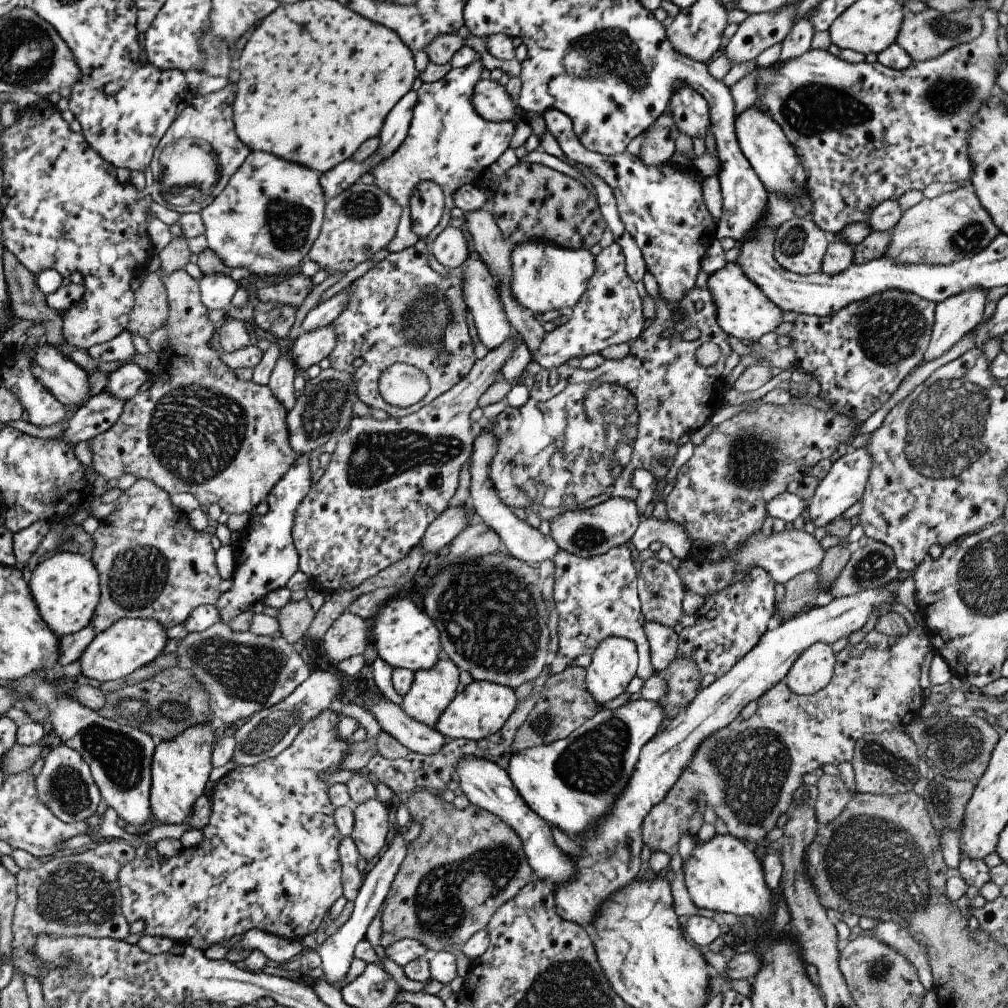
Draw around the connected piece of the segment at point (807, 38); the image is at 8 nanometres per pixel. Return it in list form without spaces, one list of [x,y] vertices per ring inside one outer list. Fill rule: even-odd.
[[[812,9],[794,24],[787,38],[784,38],[782,42],[782,54],[780,54],[780,58],[778,58],[778,61],[775,63],[775,66],[778,66],[778,68],[780,68],[784,62],[796,60],[796,58],[800,58],[804,52],[811,50],[811,41],[815,32],[814,24],[810,22],[810,14],[812,14]]]

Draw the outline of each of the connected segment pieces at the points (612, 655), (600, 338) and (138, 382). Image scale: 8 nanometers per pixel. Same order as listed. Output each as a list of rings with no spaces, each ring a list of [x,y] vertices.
[[[621,637],[606,638],[594,650],[592,662],[587,668],[586,685],[590,696],[596,700],[601,709],[627,691],[630,682],[636,677],[638,669],[638,652],[636,644],[632,640]]]
[[[617,243],[604,248],[595,257],[594,275],[588,282],[588,288],[584,292],[583,298],[580,298],[580,302],[574,306],[572,316],[569,317],[568,322],[563,326],[558,326],[552,332],[546,332],[542,342],[540,342],[540,346],[531,355],[531,361],[538,363],[542,367],[542,373],[549,372],[552,368],[558,369],[572,358],[582,359],[590,354],[600,354],[608,346],[621,343],[630,344],[640,337],[647,323],[644,319],[642,300],[638,294],[636,283],[626,274],[624,260],[622,248]]]
[[[124,363],[117,370],[110,373],[108,394],[118,400],[131,400],[138,395],[139,388],[148,382],[150,372],[142,369],[138,364]]]

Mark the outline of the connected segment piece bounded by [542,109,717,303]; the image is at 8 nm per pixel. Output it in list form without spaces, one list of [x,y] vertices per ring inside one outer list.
[[[552,109],[544,112],[542,116],[546,121],[548,132],[556,138],[562,152],[569,159],[578,164],[588,167],[588,170],[599,178],[602,178],[610,188],[617,201],[618,214],[626,232],[634,238],[638,248],[642,252],[646,272],[658,282],[660,298],[666,302],[680,302],[688,290],[695,288],[697,276],[700,272],[700,260],[708,246],[712,246],[716,237],[717,221],[706,208],[703,199],[702,182],[703,178],[695,168],[677,168],[669,162],[657,165],[646,165],[640,156],[634,156],[630,152],[622,152],[616,155],[602,155],[587,150],[576,137],[573,130],[572,120],[560,112]]]

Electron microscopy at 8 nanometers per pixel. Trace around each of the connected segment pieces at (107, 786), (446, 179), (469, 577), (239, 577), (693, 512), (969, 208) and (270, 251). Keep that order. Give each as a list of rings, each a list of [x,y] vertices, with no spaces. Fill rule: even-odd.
[[[45,672],[28,674],[19,681],[11,682],[9,687],[16,694],[16,707],[28,714],[29,720],[33,722],[46,722],[52,724],[54,732],[62,738],[64,744],[70,744],[78,752],[84,761],[90,766],[92,779],[98,786],[101,798],[106,801],[108,807],[112,807],[118,814],[118,818],[126,825],[140,827],[152,820],[150,807],[150,792],[152,788],[152,760],[155,752],[155,744],[152,738],[132,726],[120,725],[114,720],[102,717],[99,712],[82,706],[58,692],[54,681],[46,678]]]
[[[478,58],[466,68],[452,68],[444,78],[437,82],[423,83],[417,91],[417,104],[406,138],[402,140],[396,152],[380,160],[374,168],[370,168],[375,185],[394,198],[402,208],[396,235],[387,246],[390,253],[412,247],[418,240],[418,236],[412,232],[410,199],[420,182],[434,182],[440,186],[446,200],[440,226],[436,226],[424,239],[425,243],[430,246],[436,236],[442,232],[442,228],[449,226],[452,218],[451,210],[455,206],[456,190],[464,184],[480,185],[490,165],[510,147],[515,133],[526,130],[525,124],[515,120],[492,123],[484,120],[476,112],[476,108],[472,106],[472,94],[474,94],[474,86],[482,80],[483,69],[482,60]]]
[[[496,553],[488,554],[484,558],[477,558],[476,560],[460,560],[456,564],[450,564],[446,568],[442,568],[436,571],[436,574],[432,577],[432,582],[426,590],[426,596],[424,596],[424,610],[428,614],[428,617],[436,624],[438,632],[440,632],[440,644],[444,648],[444,653],[448,654],[448,659],[456,664],[456,667],[460,671],[469,672],[474,678],[474,681],[487,681],[498,685],[508,686],[512,689],[517,689],[524,682],[535,681],[540,673],[549,664],[547,658],[550,655],[548,651],[548,644],[550,644],[550,632],[548,630],[549,616],[548,610],[546,610],[546,604],[544,604],[544,598],[542,598],[542,592],[540,586],[538,586],[539,572],[532,568],[530,563],[526,561],[520,561],[512,556],[506,556],[506,554]]]
[[[302,455],[268,494],[266,515],[253,514],[246,530],[238,532],[240,538],[233,546],[237,557],[231,577],[232,588],[224,592],[215,605],[218,606],[224,623],[230,622],[242,612],[249,611],[250,606],[261,602],[266,594],[287,587],[288,580],[299,571],[299,558],[292,539],[292,528],[296,510],[308,496],[312,486],[309,456]]]
[[[800,399],[784,406],[761,403],[741,411],[714,426],[702,444],[696,446],[694,456],[680,468],[675,489],[665,498],[668,520],[684,526],[690,542],[701,540],[706,543],[706,550],[722,544],[726,548],[723,556],[734,556],[740,546],[746,544],[748,536],[761,532],[763,523],[770,516],[766,510],[768,502],[787,492],[790,482],[802,483],[820,460],[834,459],[839,445],[850,445],[863,424],[851,411],[842,412],[833,407],[820,410]]]
[[[962,187],[933,200],[924,197],[919,204],[903,210],[898,225],[891,232],[892,242],[885,256],[892,258],[892,262],[940,266],[948,266],[979,254],[1001,234],[975,192]]]
[[[250,150],[246,161],[240,169],[230,178],[228,185],[222,193],[211,203],[208,204],[199,214],[202,216],[202,221],[205,227],[204,235],[208,239],[208,247],[212,252],[218,254],[218,258],[221,258],[222,262],[233,270],[234,268],[246,268],[252,273],[254,278],[262,278],[263,276],[278,276],[290,274],[295,266],[298,266],[300,262],[304,261],[307,257],[308,252],[312,249],[316,238],[319,238],[322,230],[322,224],[325,216],[325,205],[327,202],[326,196],[324,196],[324,190],[320,186],[321,174],[308,166],[301,166],[296,162],[289,162],[284,158],[278,158],[270,152],[263,152],[262,150]]]

